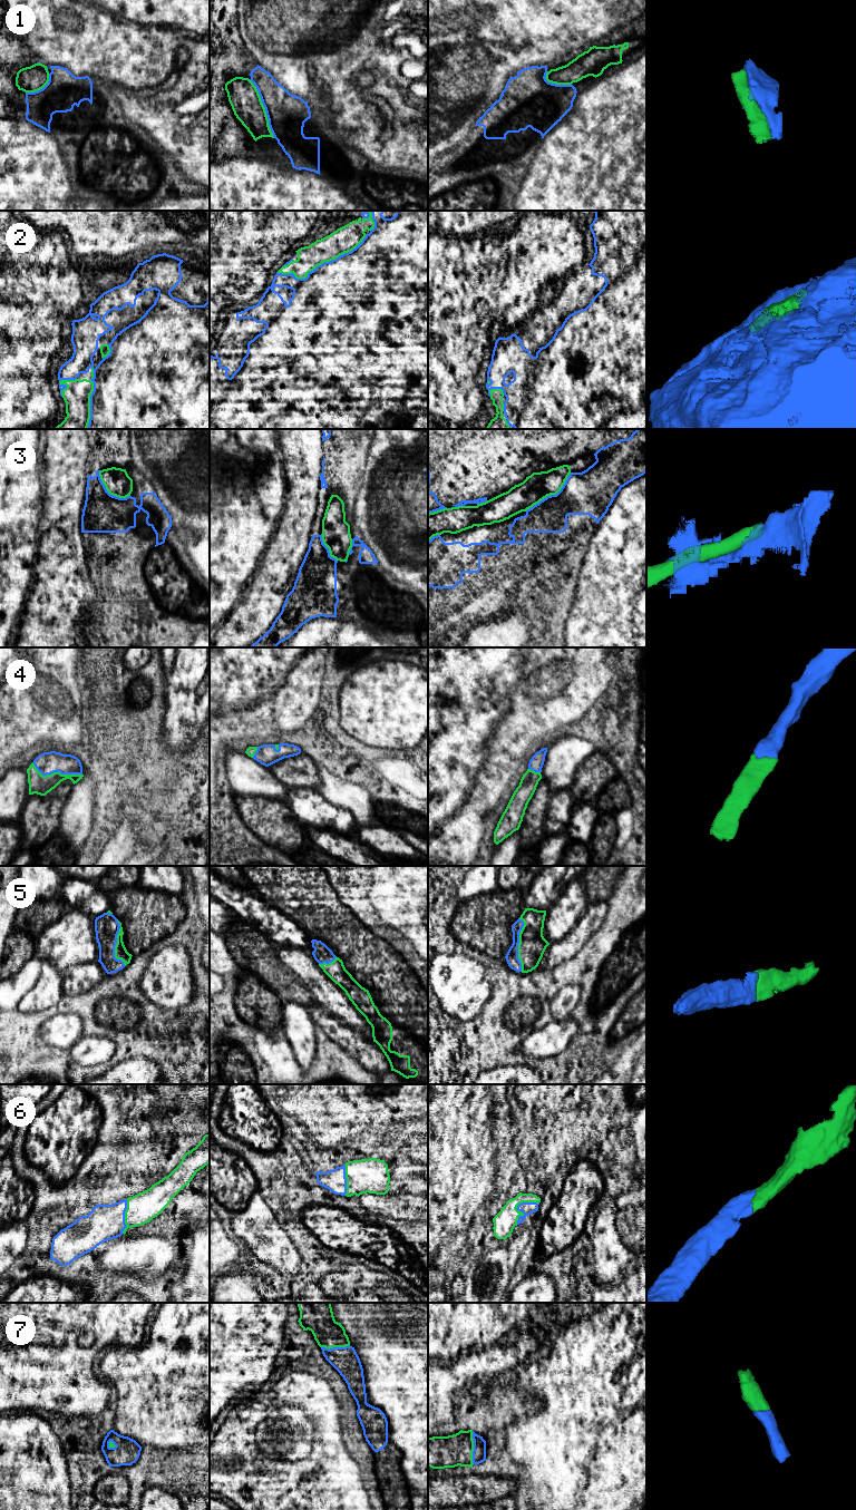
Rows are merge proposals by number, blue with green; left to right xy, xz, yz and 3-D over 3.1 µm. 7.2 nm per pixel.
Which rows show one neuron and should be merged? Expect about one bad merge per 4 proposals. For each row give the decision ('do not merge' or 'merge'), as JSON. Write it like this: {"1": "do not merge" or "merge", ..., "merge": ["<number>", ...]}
{"1": "do not merge", "2": "merge", "3": "do not merge", "4": "merge", "5": "merge", "6": "merge", "7": "merge", "merge": ["2", "4", "5", "6", "7"]}

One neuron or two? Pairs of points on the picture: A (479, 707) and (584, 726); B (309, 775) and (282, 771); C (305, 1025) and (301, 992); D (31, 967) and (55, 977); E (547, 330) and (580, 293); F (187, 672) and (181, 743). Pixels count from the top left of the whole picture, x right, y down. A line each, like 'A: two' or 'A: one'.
A: two
B: one
C: two
D: two
E: one
F: one

